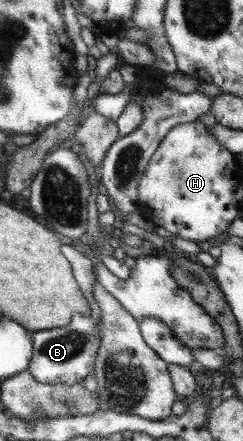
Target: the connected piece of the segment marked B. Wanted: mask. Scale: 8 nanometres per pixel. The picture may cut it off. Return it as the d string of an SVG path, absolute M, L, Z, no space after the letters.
M75 314L69 325L32 332L33 356L28 371L43 384L61 383L65 386L83 383L94 371L102 345L102 322L93 323L89 314Z

